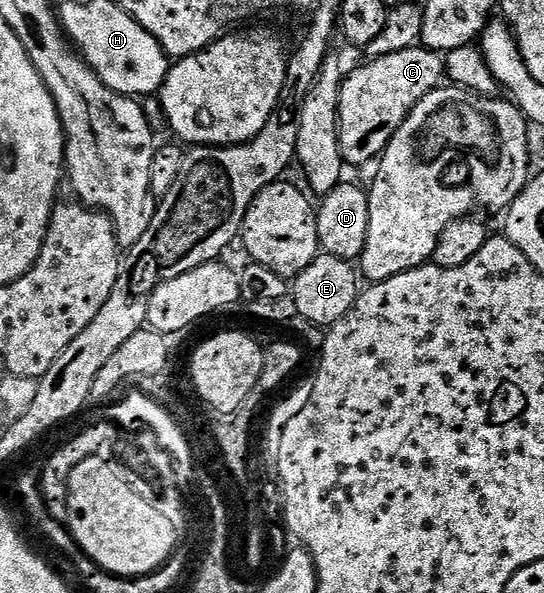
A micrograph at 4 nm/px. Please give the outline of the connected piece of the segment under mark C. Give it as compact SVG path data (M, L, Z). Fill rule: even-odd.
M422 46L397 50L397 54L376 56L366 61L359 72L348 71L343 78L339 103L339 141L341 154L348 165L378 161L389 146L401 122L425 94L440 87L445 80L445 60L440 53ZM383 88L383 96L379 96Z

